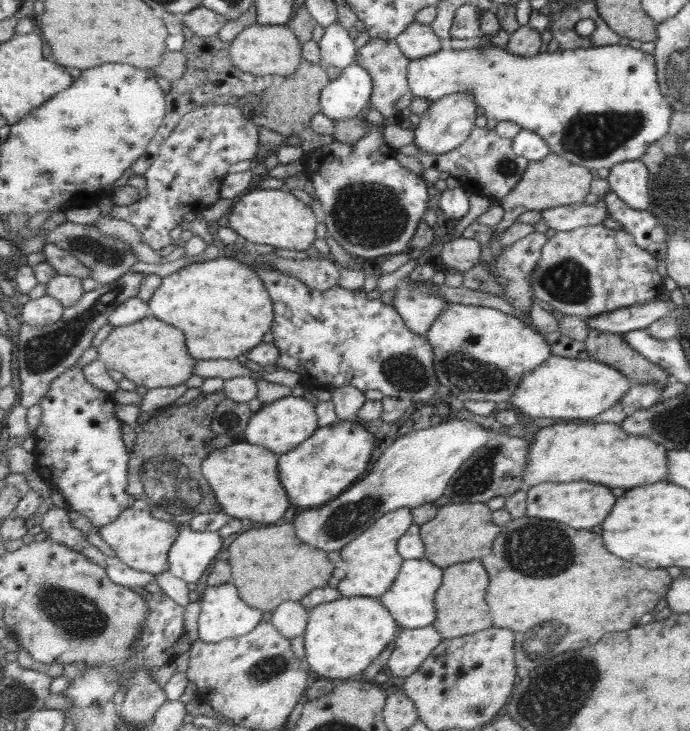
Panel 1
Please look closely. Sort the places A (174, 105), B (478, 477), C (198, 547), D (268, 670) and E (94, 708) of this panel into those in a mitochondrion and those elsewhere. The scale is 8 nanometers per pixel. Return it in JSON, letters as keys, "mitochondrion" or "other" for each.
{"A":"other","B":"mitochondrion","C":"other","D":"mitochondrion","E":"mitochondrion"}

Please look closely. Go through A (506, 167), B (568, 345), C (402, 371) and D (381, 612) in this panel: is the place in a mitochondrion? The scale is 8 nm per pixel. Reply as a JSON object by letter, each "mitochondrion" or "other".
{"A":"mitochondrion","B":"other","C":"mitochondrion","D":"other"}

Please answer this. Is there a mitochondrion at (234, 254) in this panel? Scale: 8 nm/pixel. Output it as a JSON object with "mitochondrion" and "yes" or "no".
{"mitochondrion":"no"}

